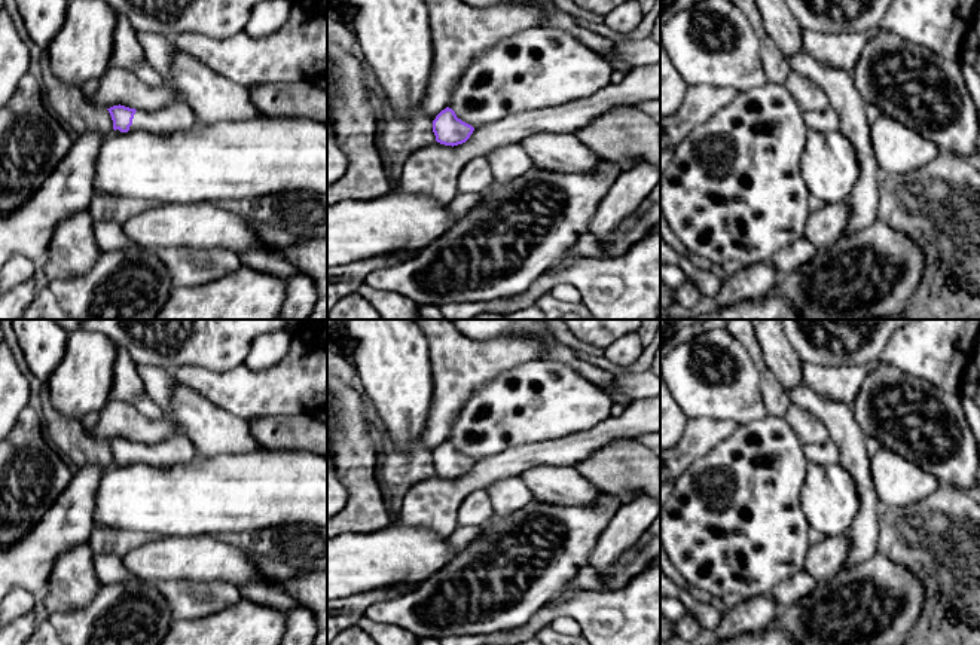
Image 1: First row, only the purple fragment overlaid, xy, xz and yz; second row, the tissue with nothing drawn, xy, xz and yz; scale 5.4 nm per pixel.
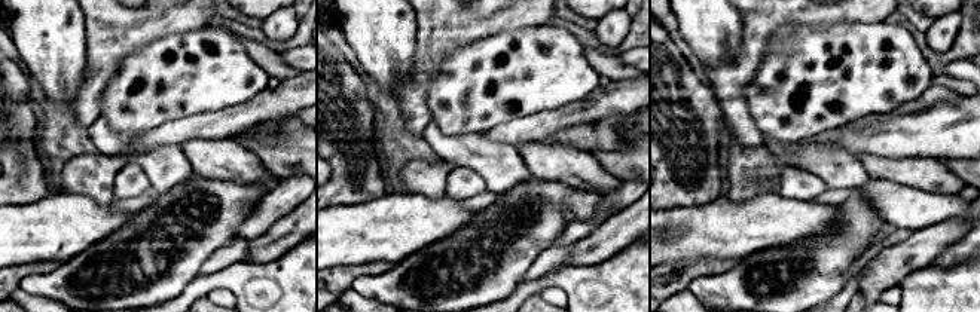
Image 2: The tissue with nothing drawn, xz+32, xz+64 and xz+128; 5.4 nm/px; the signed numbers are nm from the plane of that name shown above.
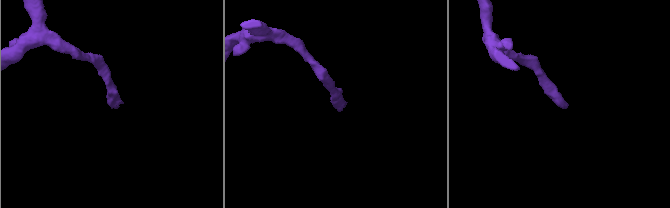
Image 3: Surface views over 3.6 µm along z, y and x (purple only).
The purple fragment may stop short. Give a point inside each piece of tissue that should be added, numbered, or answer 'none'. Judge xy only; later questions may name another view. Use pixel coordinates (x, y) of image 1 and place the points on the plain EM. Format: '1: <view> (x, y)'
1: xy (177, 449)

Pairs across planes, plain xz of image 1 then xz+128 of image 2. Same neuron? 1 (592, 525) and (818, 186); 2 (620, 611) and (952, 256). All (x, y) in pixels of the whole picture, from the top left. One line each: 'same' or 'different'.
1: different
2: different

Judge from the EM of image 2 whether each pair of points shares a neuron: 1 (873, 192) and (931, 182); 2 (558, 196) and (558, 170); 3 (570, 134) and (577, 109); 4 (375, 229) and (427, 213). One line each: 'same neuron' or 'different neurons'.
1: different neurons
2: different neurons
3: different neurons
4: same neuron

